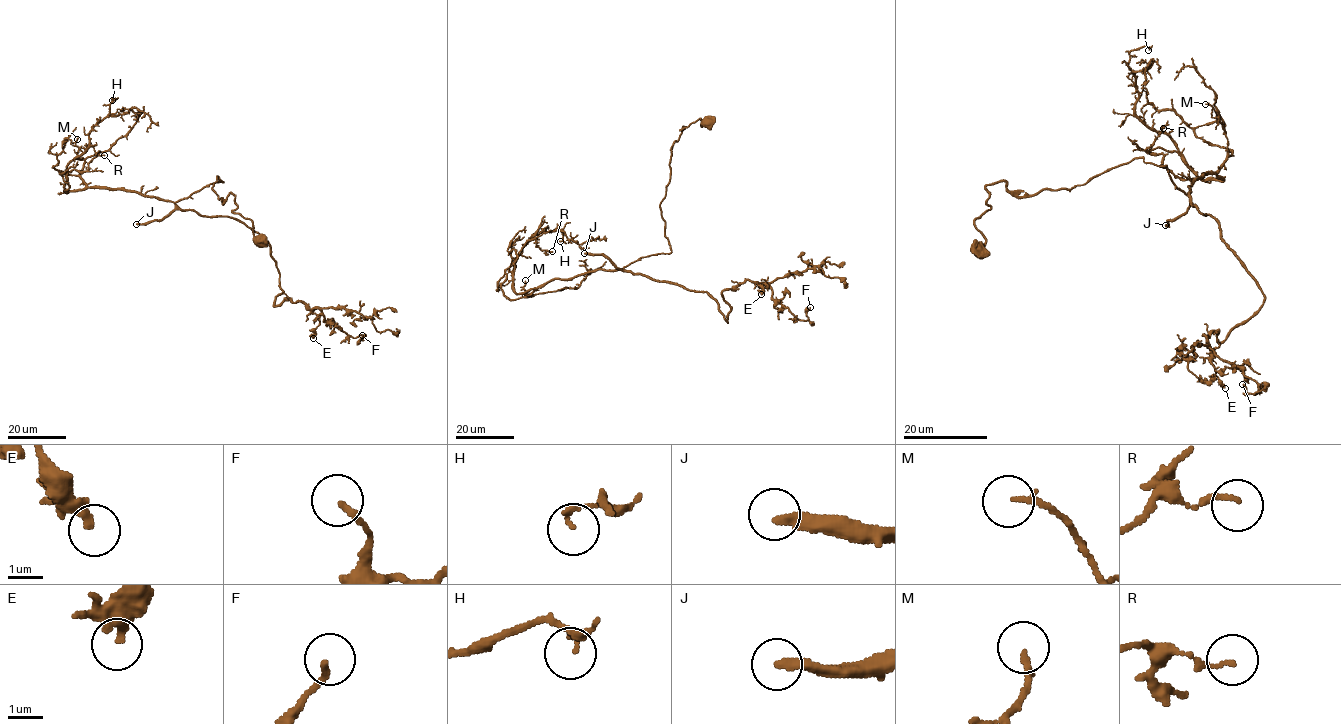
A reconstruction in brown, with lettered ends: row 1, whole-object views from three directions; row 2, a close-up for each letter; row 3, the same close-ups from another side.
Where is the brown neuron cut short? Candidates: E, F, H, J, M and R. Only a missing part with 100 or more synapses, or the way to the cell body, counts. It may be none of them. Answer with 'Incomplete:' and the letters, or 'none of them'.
Incomplete: J

